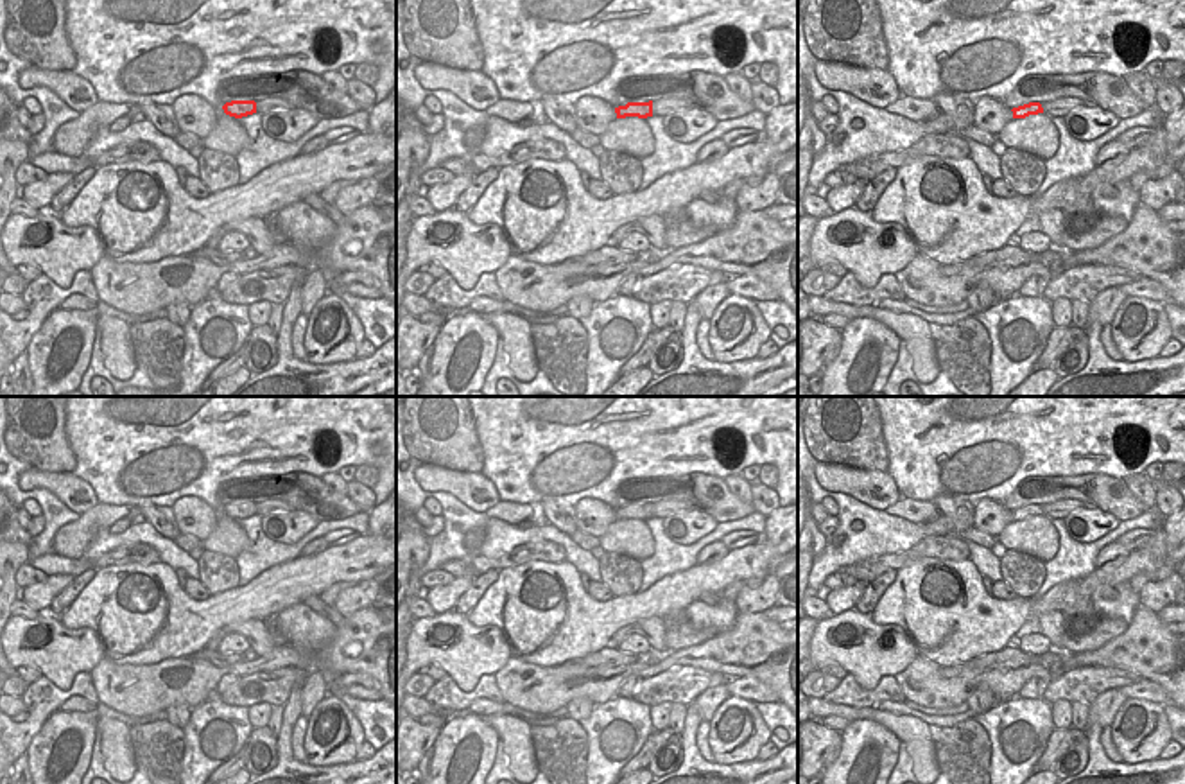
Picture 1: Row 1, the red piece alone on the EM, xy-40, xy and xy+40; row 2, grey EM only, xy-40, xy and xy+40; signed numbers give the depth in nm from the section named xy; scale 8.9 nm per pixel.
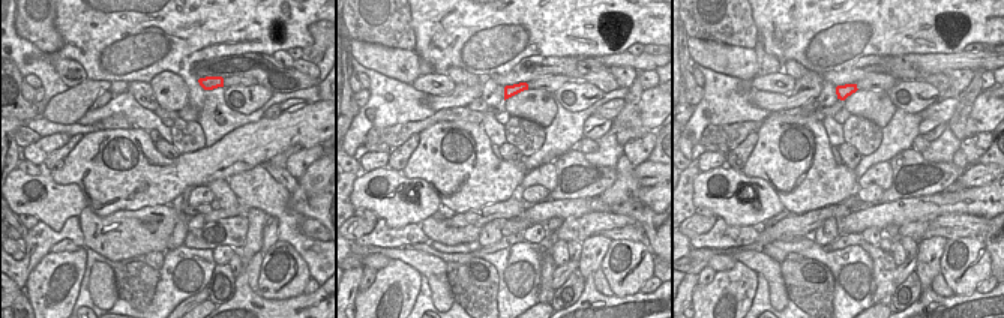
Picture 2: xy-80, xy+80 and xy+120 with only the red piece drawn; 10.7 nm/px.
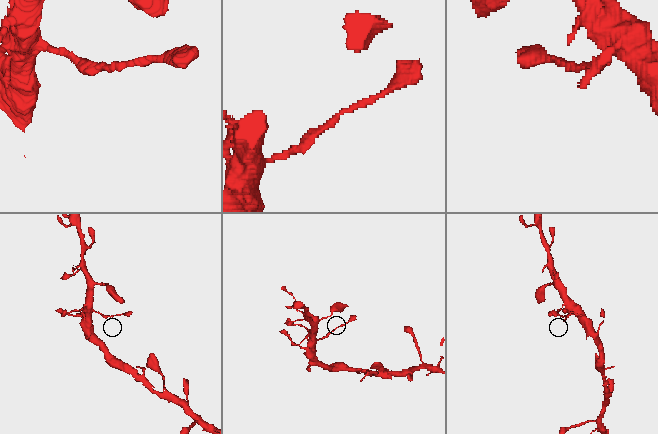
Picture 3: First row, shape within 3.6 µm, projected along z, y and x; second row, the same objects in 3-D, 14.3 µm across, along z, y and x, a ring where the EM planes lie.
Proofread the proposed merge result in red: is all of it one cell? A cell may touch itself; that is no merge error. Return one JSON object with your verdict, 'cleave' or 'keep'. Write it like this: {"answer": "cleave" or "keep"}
{"answer": "keep"}

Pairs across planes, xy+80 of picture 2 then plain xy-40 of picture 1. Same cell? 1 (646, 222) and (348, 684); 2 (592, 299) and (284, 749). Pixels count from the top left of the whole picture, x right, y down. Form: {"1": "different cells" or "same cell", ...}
{"1": "different cells", "2": "same cell"}

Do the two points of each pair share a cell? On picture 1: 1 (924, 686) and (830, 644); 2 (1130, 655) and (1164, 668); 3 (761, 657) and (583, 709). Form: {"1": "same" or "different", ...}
{"1": "different", "2": "same", "3": "different"}

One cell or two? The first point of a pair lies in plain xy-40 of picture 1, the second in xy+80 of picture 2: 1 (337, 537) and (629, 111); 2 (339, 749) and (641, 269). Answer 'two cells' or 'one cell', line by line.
1: two cells
2: one cell

